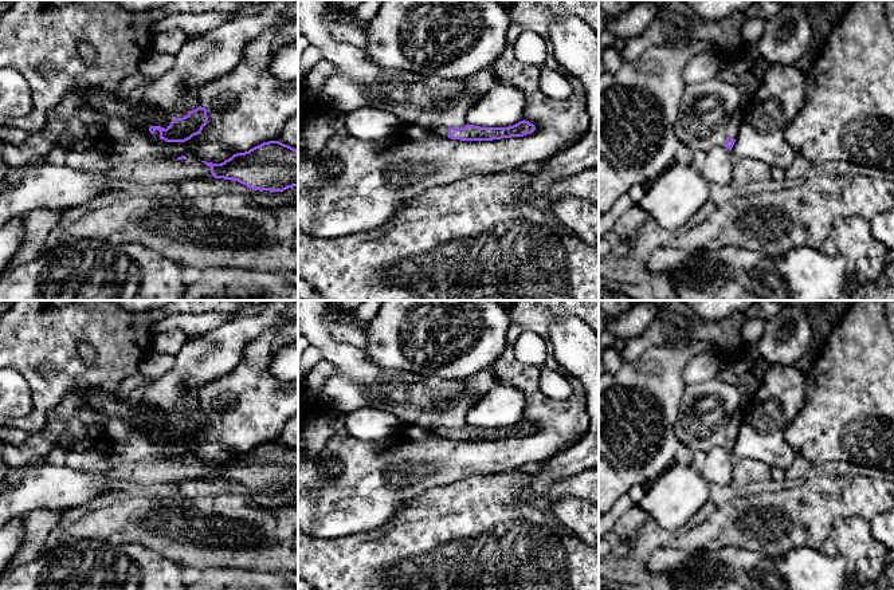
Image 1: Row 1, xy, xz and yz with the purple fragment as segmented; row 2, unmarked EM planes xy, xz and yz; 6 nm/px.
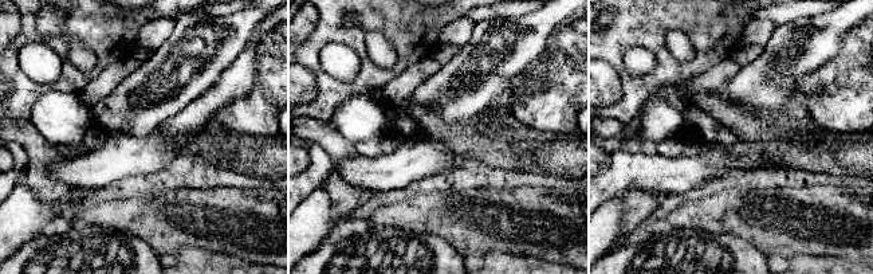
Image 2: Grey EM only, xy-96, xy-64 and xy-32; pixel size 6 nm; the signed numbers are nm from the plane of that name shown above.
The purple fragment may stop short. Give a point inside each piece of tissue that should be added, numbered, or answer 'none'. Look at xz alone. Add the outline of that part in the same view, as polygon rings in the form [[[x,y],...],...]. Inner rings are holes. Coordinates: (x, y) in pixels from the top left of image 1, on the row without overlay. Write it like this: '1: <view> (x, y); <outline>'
1: xz (442, 432); [[[439,426],[439,428],[431,429],[430,432],[434,433],[435,436],[448,438],[448,429],[447,428]]]

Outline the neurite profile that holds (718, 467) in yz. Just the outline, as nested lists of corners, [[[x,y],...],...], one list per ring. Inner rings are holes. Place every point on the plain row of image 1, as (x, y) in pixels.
[[[725,447],[711,448],[706,453],[701,473],[710,484],[730,485],[733,484],[734,460]]]

